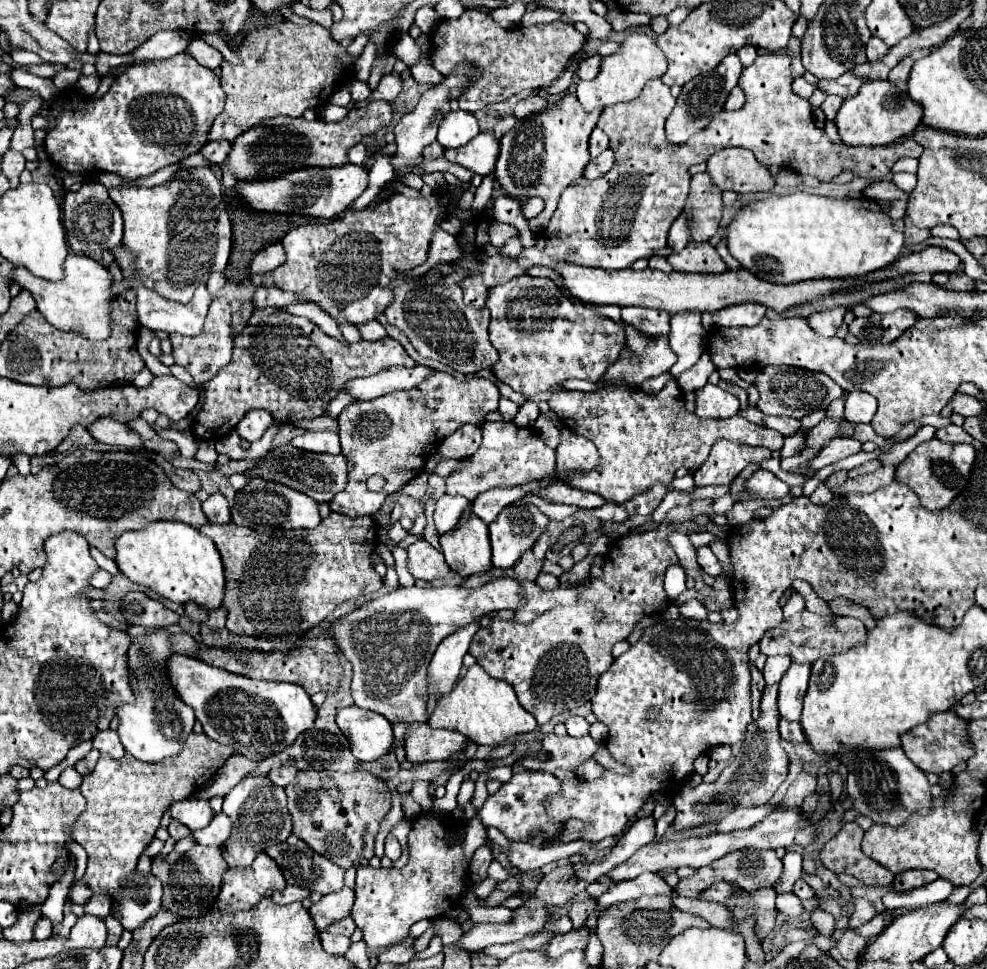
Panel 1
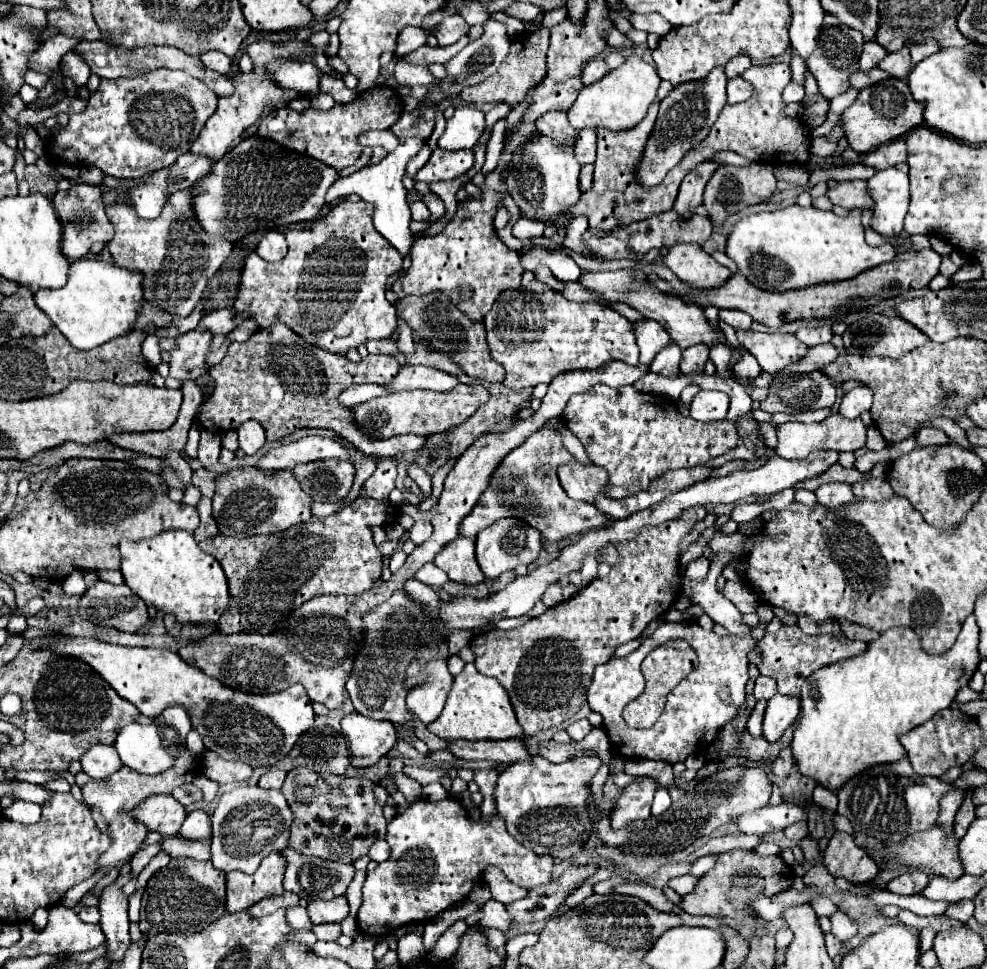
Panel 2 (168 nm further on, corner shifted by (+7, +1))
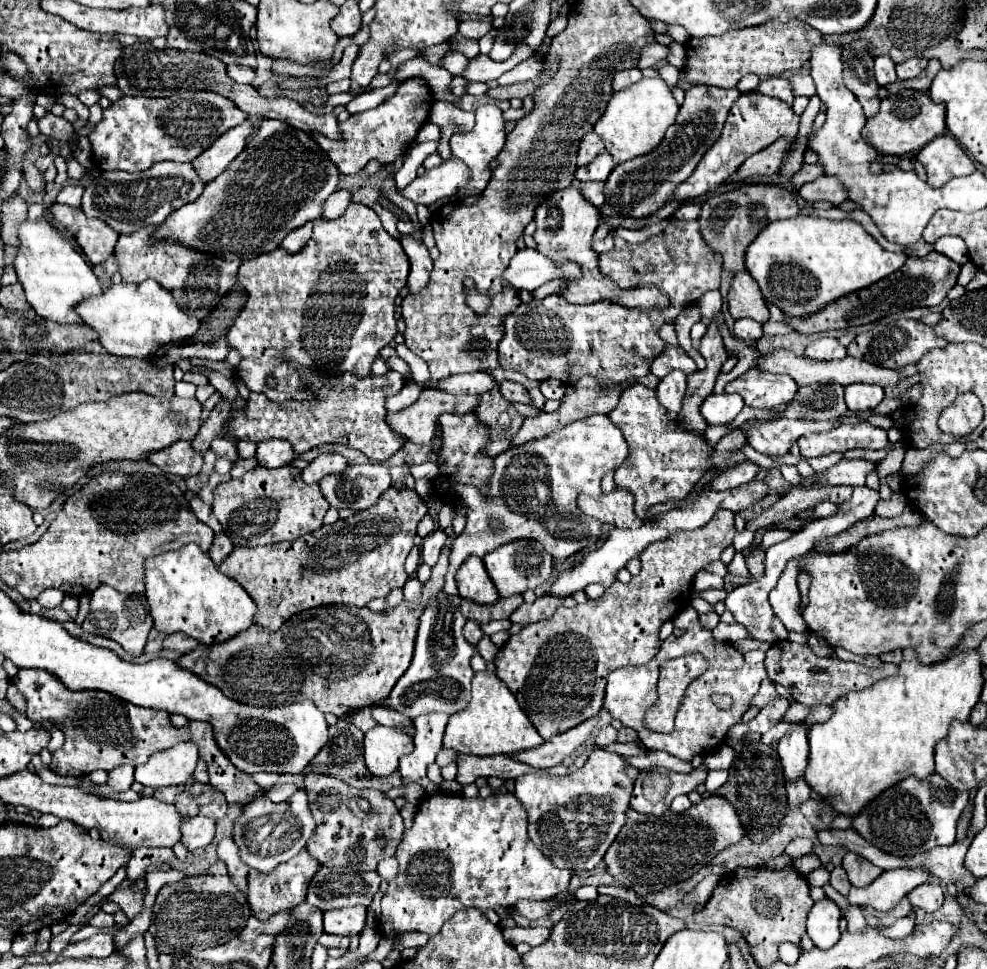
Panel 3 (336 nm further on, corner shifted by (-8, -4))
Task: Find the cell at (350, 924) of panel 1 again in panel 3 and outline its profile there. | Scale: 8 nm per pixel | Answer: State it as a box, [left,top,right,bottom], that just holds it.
[319,933,349,949]

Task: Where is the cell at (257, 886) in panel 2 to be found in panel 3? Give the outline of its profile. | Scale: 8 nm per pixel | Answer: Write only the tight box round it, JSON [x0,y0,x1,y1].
[247,851,319,919]

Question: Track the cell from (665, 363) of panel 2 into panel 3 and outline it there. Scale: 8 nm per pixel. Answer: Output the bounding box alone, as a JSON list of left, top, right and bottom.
[657,371,687,417]

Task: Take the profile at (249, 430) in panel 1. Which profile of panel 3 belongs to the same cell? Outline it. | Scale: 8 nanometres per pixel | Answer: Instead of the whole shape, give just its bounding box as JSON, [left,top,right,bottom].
[255,439,295,467]

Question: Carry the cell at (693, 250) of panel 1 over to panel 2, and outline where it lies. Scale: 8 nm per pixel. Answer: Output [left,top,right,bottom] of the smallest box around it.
[664,246,732,290]

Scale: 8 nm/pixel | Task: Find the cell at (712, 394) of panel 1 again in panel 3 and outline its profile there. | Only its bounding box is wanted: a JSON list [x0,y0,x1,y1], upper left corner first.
[701,395,745,425]

